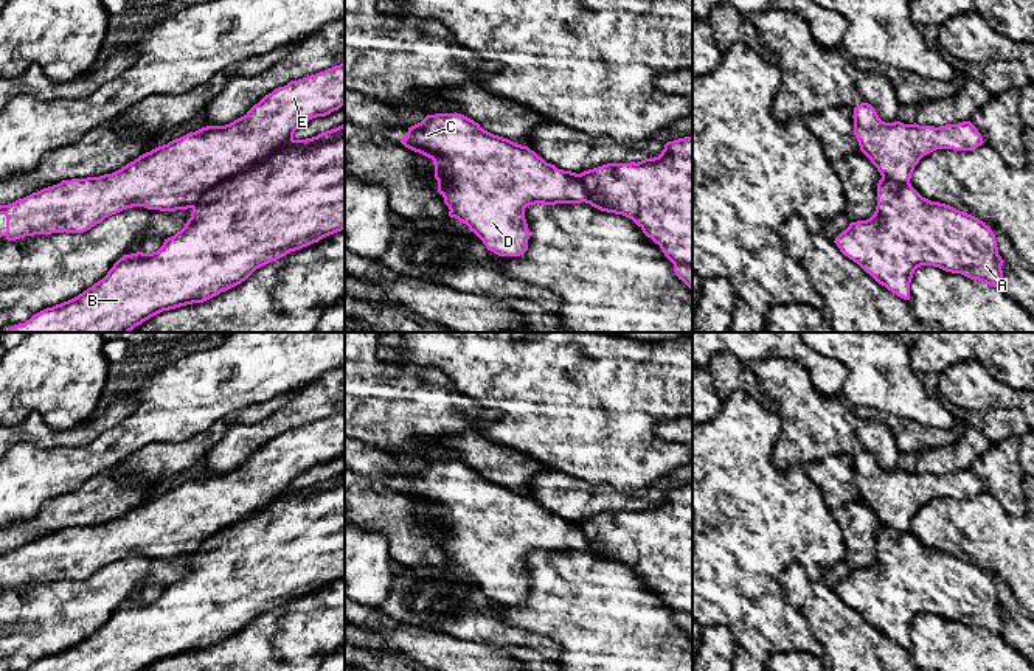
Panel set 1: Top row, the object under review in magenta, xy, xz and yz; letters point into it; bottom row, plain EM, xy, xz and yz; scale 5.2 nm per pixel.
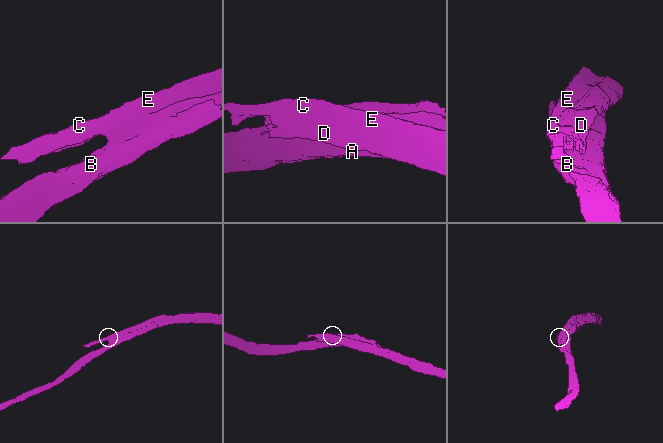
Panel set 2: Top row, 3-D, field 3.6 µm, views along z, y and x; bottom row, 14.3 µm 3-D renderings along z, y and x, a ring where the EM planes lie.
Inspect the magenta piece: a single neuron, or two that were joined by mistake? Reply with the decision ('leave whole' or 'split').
split

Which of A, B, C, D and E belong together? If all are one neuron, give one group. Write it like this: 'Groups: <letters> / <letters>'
Groups: A B / C D E

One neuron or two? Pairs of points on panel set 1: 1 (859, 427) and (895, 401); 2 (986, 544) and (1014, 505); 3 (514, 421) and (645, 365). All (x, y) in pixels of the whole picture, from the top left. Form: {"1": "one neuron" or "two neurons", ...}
{"1": "two neurons", "2": "two neurons", "3": "one neuron"}

